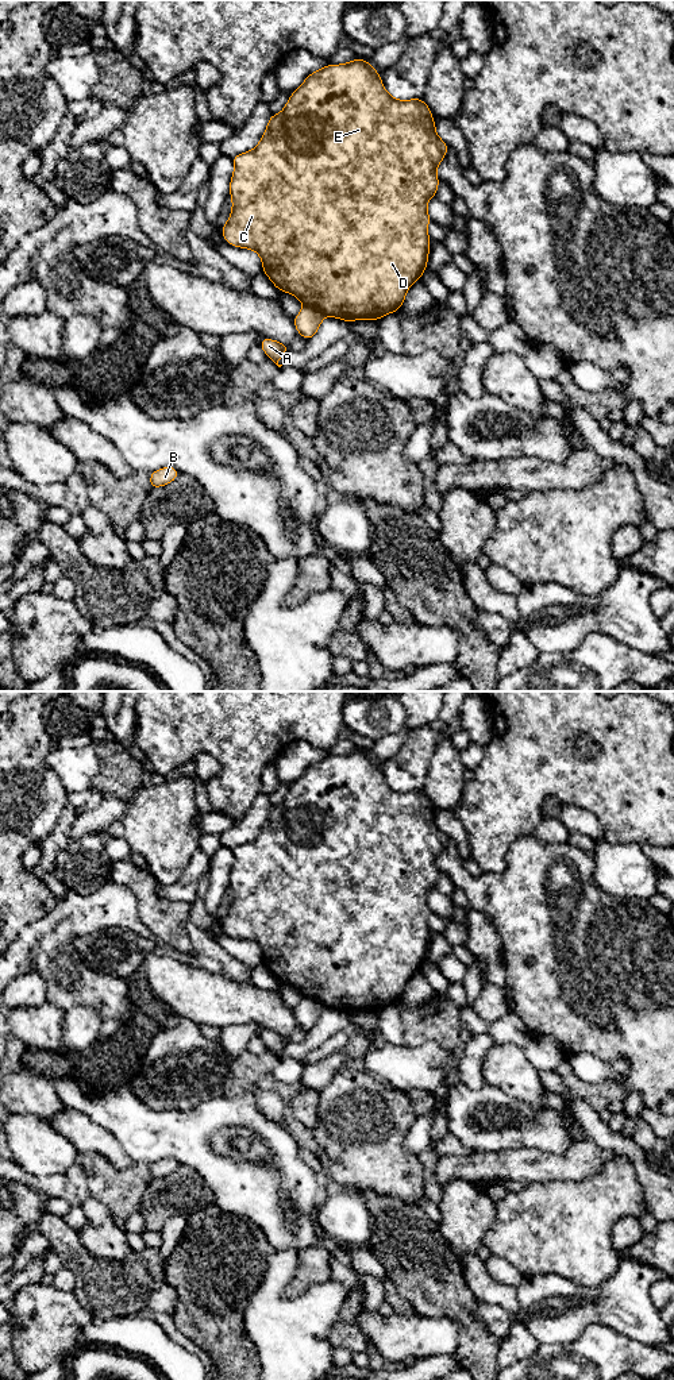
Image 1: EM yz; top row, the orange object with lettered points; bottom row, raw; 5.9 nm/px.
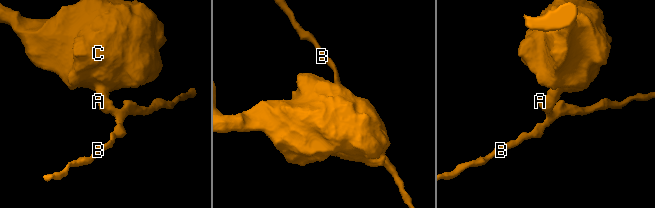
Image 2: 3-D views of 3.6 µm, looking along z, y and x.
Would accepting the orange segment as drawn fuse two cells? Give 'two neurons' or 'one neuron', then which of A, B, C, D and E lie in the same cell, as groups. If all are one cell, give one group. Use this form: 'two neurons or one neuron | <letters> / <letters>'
two neurons | A B / C D E

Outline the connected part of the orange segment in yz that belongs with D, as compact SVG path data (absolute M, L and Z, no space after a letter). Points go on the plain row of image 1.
M361 749L343 756L327 756L305 770L300 779L290 786L281 805L270 807L267 820L254 841L232 848L235 856L230 872L232 903L228 913L222 917L222 926L231 937L257 943L262 951L263 964L280 983L293 986L304 997L319 1001L324 1007L342 1010L347 1014L359 1010L375 1013L385 1006L401 1001L409 978L427 960L431 937L427 925L427 918L431 913L427 894L438 884L440 871L436 867L436 857L443 852L447 843L448 837L438 828L435 812L423 790L405 793L393 790L384 780L380 764L375 763L370 753Z

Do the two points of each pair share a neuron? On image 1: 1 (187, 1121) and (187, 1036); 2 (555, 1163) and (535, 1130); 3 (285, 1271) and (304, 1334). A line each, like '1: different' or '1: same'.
1: different
2: different
3: same

